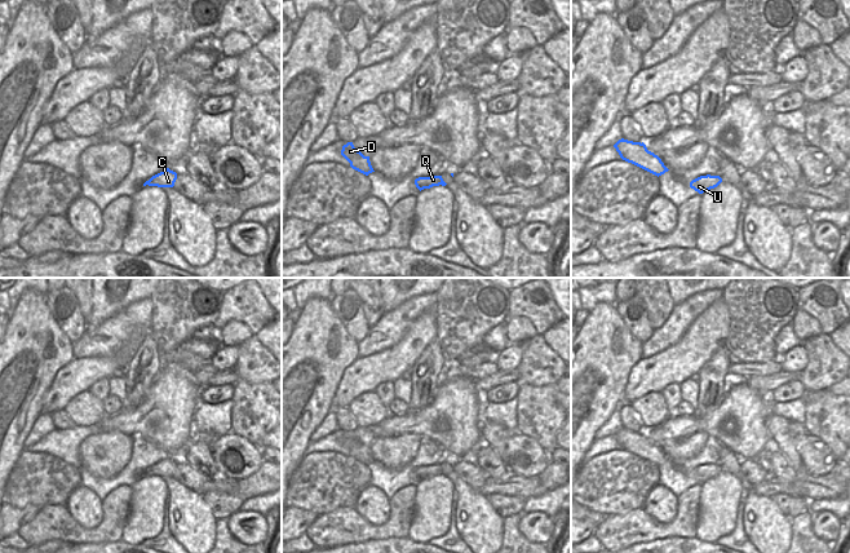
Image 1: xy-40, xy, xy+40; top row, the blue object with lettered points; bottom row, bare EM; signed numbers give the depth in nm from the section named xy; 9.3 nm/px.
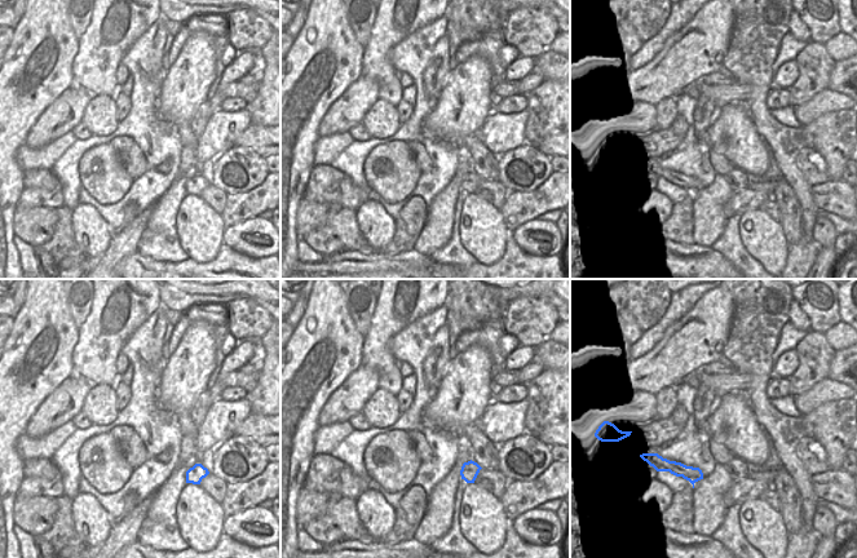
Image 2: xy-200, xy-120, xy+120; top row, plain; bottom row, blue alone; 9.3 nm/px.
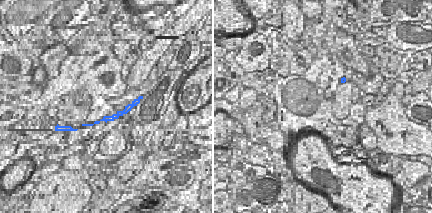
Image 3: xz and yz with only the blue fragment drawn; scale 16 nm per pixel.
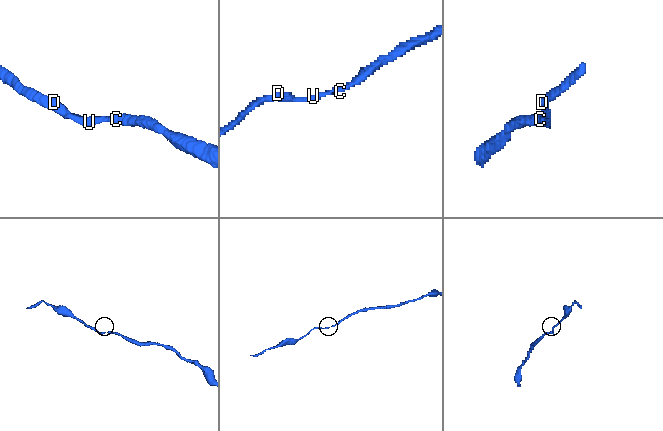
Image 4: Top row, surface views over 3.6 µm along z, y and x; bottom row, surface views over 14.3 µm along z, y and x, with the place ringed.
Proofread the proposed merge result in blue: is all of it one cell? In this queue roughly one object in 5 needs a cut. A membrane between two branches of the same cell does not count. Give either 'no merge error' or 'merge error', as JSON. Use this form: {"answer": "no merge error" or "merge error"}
{"answer": "no merge error"}

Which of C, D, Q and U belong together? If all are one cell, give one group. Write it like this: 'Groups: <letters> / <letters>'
Groups: C D Q U.

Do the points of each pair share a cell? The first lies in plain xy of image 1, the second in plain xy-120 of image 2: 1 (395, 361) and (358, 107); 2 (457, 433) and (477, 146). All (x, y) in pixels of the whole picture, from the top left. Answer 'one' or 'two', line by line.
1: one
2: two

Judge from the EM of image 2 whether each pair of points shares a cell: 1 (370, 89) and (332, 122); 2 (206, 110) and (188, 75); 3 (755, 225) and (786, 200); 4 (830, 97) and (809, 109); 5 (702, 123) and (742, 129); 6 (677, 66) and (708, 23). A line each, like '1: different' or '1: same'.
1: same
2: different
3: different
4: same
5: different
6: same

